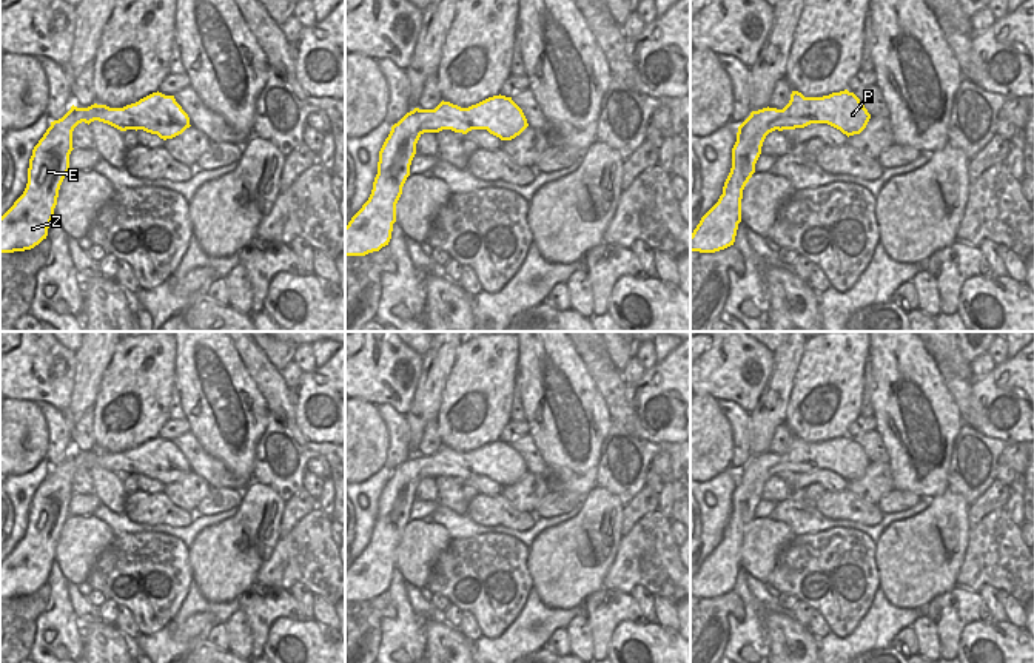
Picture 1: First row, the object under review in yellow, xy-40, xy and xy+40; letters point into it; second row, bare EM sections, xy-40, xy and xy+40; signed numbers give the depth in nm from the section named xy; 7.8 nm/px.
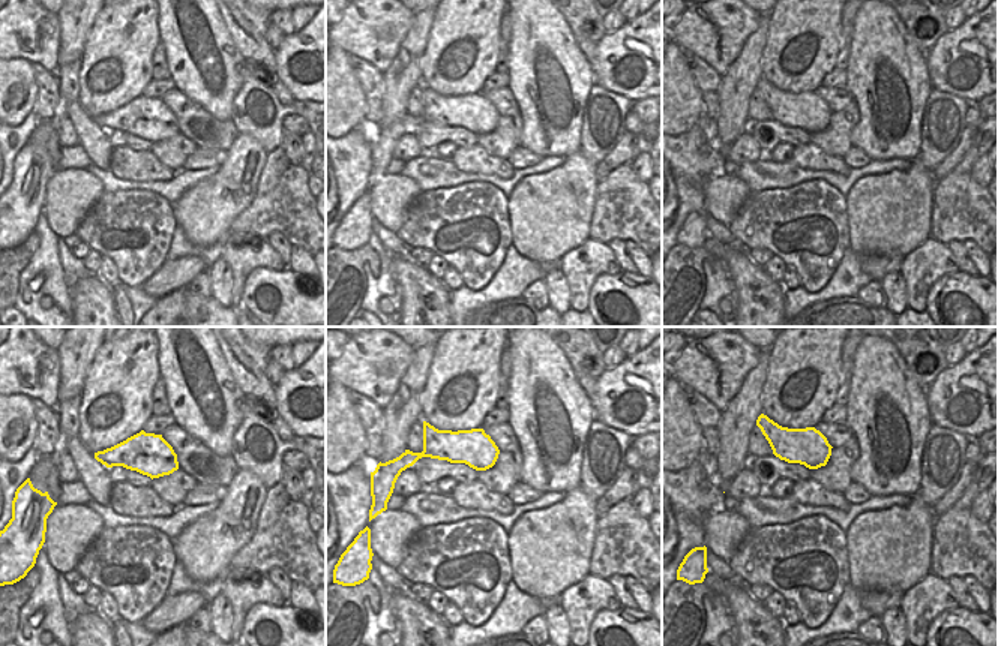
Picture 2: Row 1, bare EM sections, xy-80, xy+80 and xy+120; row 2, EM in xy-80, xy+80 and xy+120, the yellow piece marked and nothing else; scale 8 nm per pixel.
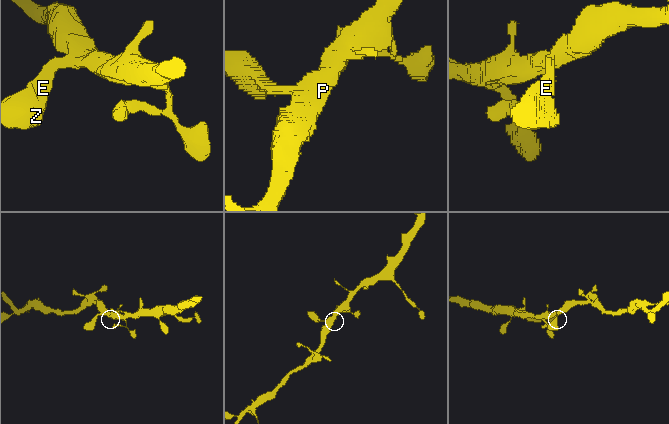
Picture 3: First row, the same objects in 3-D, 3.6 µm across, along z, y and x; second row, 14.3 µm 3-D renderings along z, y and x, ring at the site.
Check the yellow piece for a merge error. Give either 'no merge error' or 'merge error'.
no merge error

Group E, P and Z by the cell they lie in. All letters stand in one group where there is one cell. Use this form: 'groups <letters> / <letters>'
groups E P Z

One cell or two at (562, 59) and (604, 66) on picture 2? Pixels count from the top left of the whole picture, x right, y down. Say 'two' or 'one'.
two

